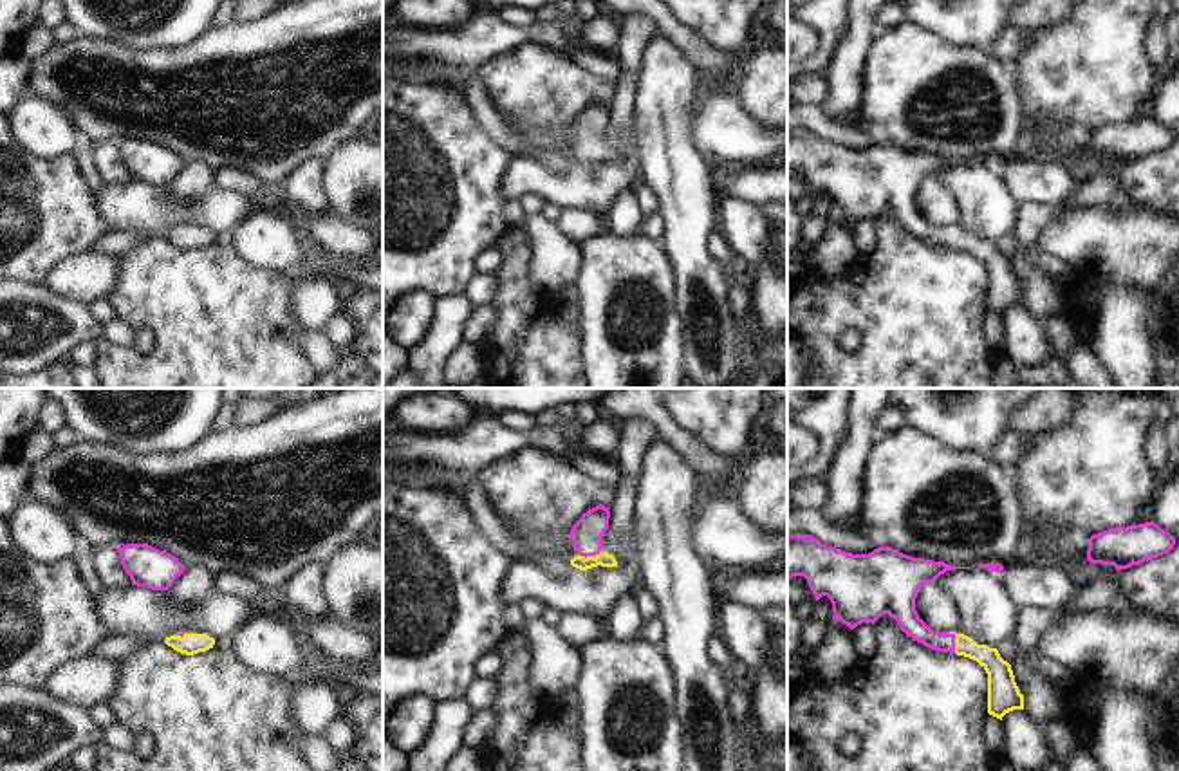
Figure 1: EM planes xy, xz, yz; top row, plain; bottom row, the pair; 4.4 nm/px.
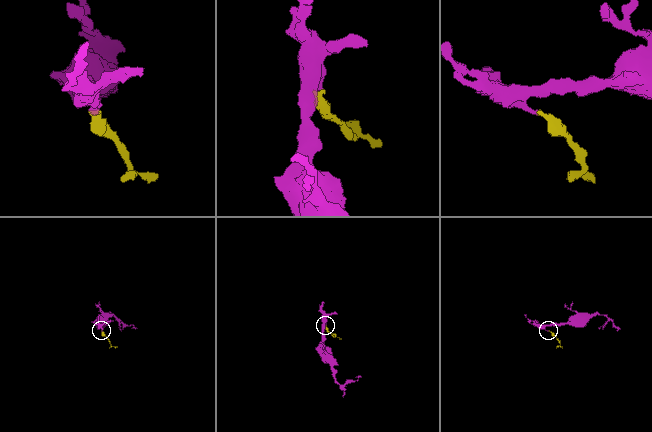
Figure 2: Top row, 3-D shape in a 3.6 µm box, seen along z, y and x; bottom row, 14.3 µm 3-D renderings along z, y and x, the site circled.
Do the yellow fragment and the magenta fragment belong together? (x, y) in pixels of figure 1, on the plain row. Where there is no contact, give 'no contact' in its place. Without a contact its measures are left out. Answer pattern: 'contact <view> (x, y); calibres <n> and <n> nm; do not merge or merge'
contact xz (589, 152); calibres 60 and 140 nm; merge

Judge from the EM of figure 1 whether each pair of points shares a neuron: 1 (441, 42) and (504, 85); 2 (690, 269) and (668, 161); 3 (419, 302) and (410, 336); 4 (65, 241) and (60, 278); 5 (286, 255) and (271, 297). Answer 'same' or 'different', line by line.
1: different
2: same
3: same
4: different
5: different

